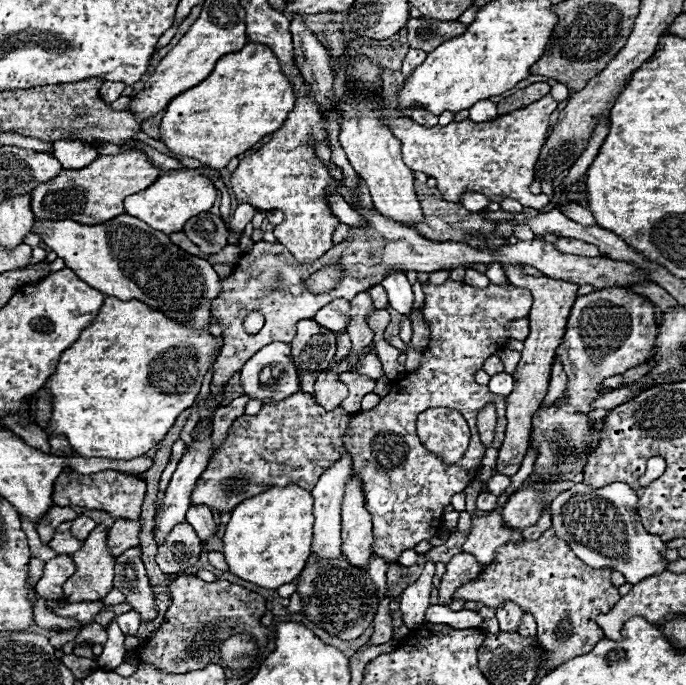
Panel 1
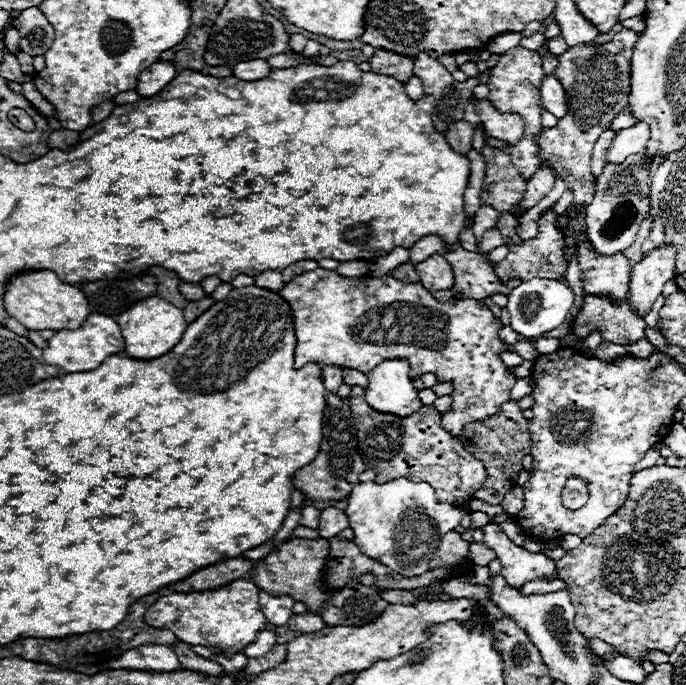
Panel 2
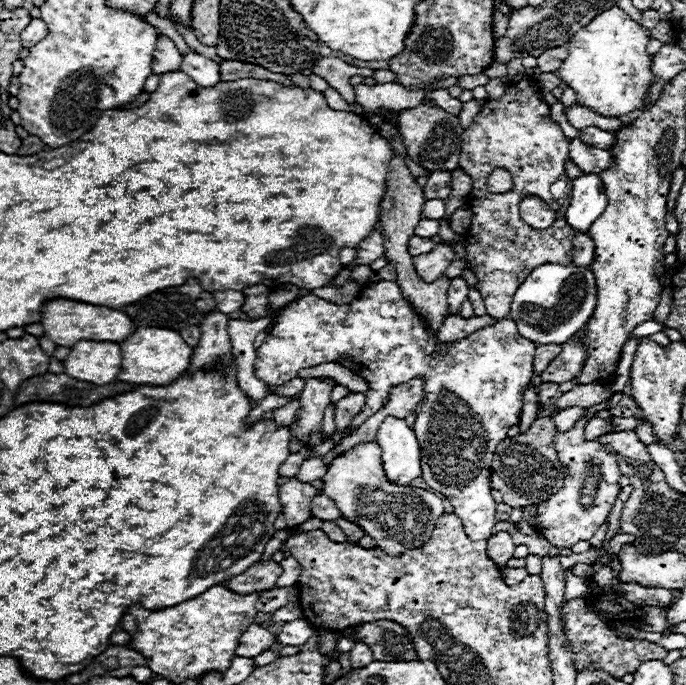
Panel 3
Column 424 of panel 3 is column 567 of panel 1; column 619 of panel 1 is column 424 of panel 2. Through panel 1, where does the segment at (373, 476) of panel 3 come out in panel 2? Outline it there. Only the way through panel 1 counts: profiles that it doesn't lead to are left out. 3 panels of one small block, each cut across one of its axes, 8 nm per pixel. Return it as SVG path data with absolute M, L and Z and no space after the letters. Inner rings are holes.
M396 478L384 484L360 482L348 496L346 516L354 530L354 542L368 558L380 560L402 576L420 576L438 550L440 538L460 524L464 512L450 504L436 502L434 490L426 482Z

